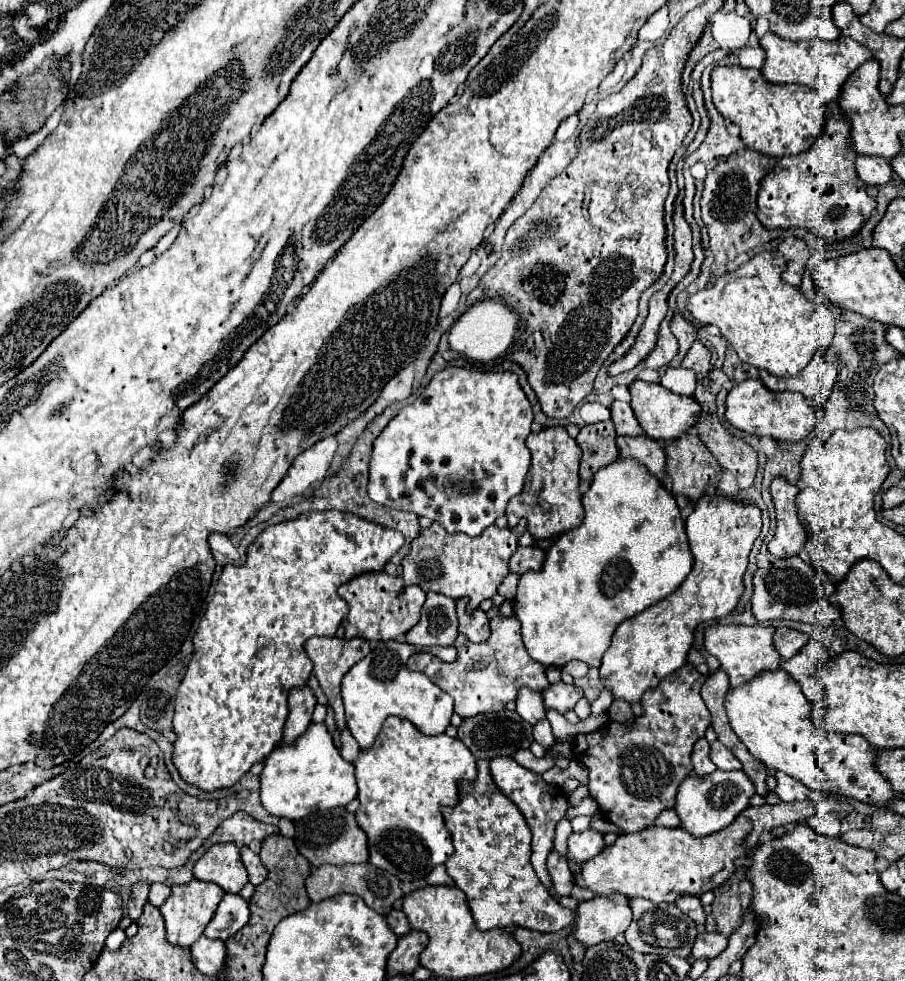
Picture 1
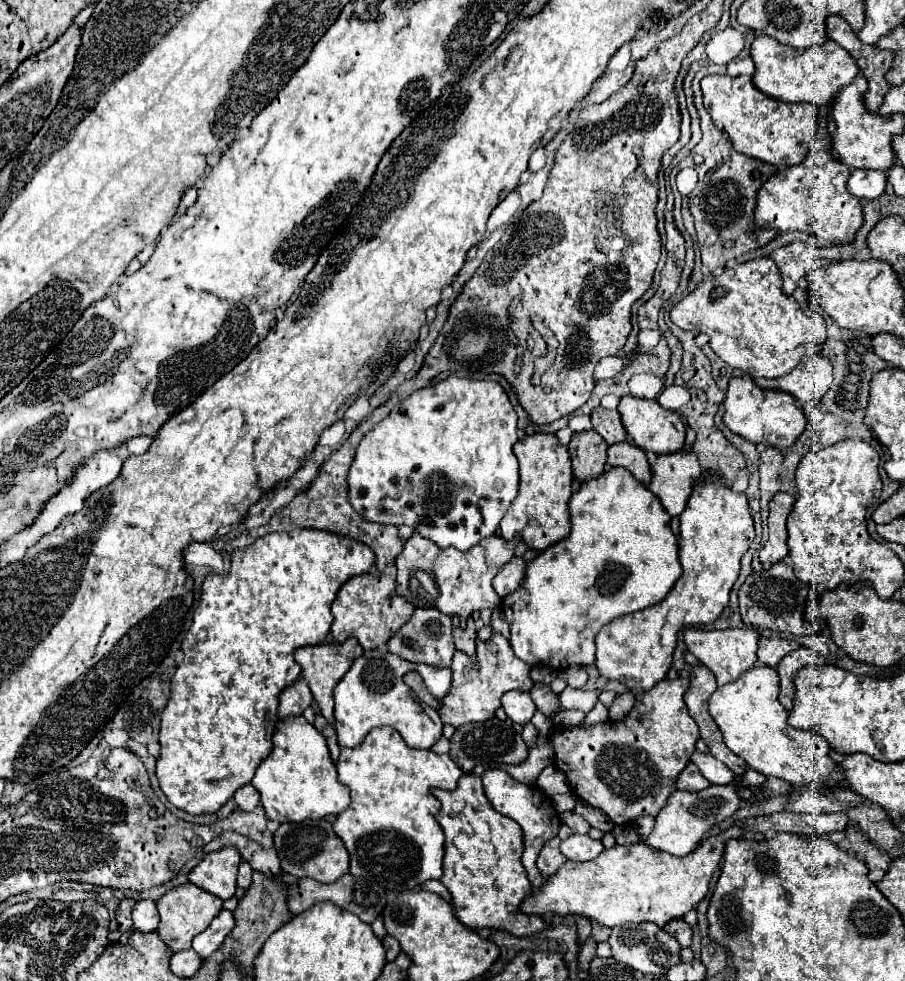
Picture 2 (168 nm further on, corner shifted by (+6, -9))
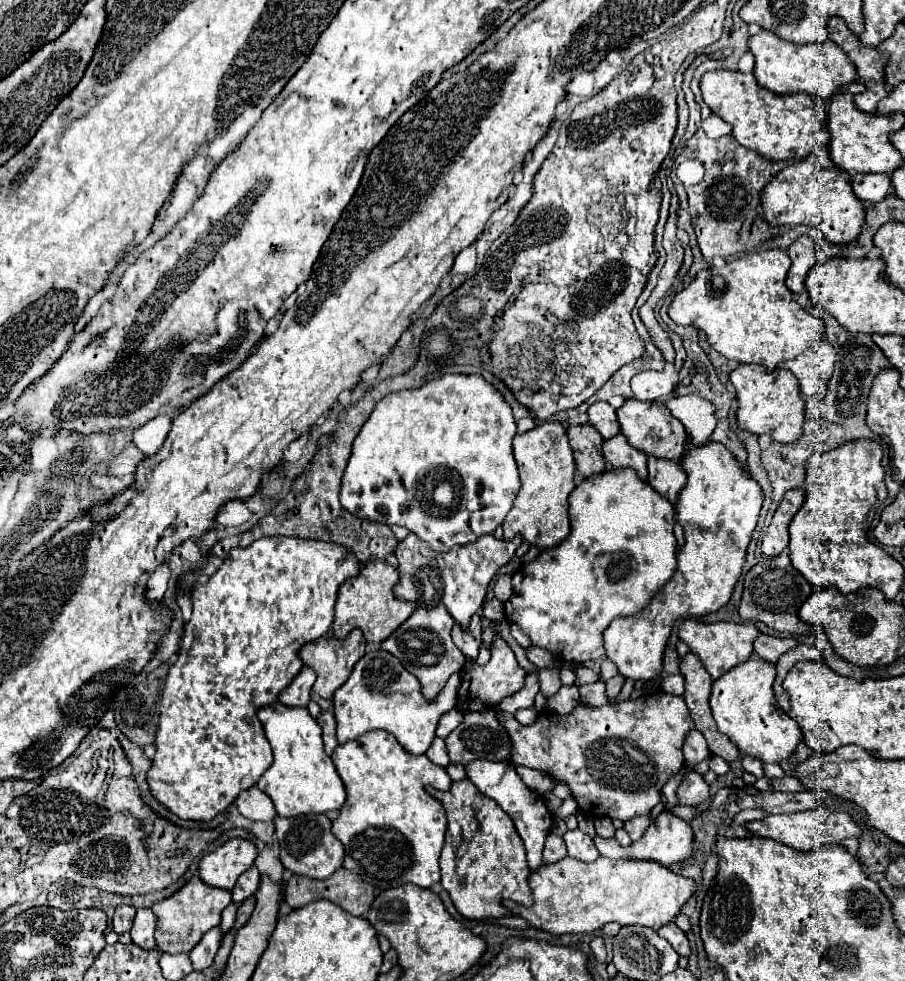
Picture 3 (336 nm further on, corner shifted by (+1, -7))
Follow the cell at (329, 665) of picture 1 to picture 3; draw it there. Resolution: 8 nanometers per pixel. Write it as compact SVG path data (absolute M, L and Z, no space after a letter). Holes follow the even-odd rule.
M354 629L344 641L336 637L320 637L312 643L306 643L300 649L300 659L318 675L312 689L322 699L332 699L334 691L352 673L354 663L362 659L364 647L366 641L360 629Z

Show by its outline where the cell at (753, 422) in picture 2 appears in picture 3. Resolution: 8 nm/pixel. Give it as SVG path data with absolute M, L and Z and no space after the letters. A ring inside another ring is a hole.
M740 365L730 373L730 381L736 387L738 399L738 427L754 435L768 433L778 443L794 443L802 435L804 427L804 401L800 399L800 387L794 375L788 371L764 371L758 365Z

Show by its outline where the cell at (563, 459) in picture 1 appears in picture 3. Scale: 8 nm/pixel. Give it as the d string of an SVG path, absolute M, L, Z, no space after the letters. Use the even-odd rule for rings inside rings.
M542 423L528 433L514 437L514 457L520 469L522 489L514 501L514 507L506 515L504 539L512 539L520 533L530 545L538 549L550 549L562 543L570 533L568 521L568 495L574 489L574 455L568 445L566 429L560 423Z

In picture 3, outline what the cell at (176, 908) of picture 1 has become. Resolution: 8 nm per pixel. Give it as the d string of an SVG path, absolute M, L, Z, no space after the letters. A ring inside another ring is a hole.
M192 877L182 889L178 889L174 895L158 901L152 905L152 911L158 917L158 929L156 929L156 943L166 953L188 953L194 949L194 945L202 939L202 935L220 925L220 913L224 907L232 901L232 893L224 889L216 889L206 885L200 877Z

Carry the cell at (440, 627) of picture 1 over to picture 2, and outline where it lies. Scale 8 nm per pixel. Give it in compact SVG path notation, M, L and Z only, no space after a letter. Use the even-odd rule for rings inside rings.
M435 607L415 609L413 617L405 623L405 627L401 627L401 631L397 631L393 639L389 639L387 649L405 661L425 663L431 667L449 667L451 657L455 653L453 635L451 635L451 619L447 615L441 615L441 611L437 611Z

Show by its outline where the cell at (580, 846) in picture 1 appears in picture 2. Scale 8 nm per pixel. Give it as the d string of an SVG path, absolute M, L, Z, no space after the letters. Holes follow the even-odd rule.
M571 835L565 841L561 841L561 853L571 861L591 861L603 849L603 843L591 839L589 835Z

